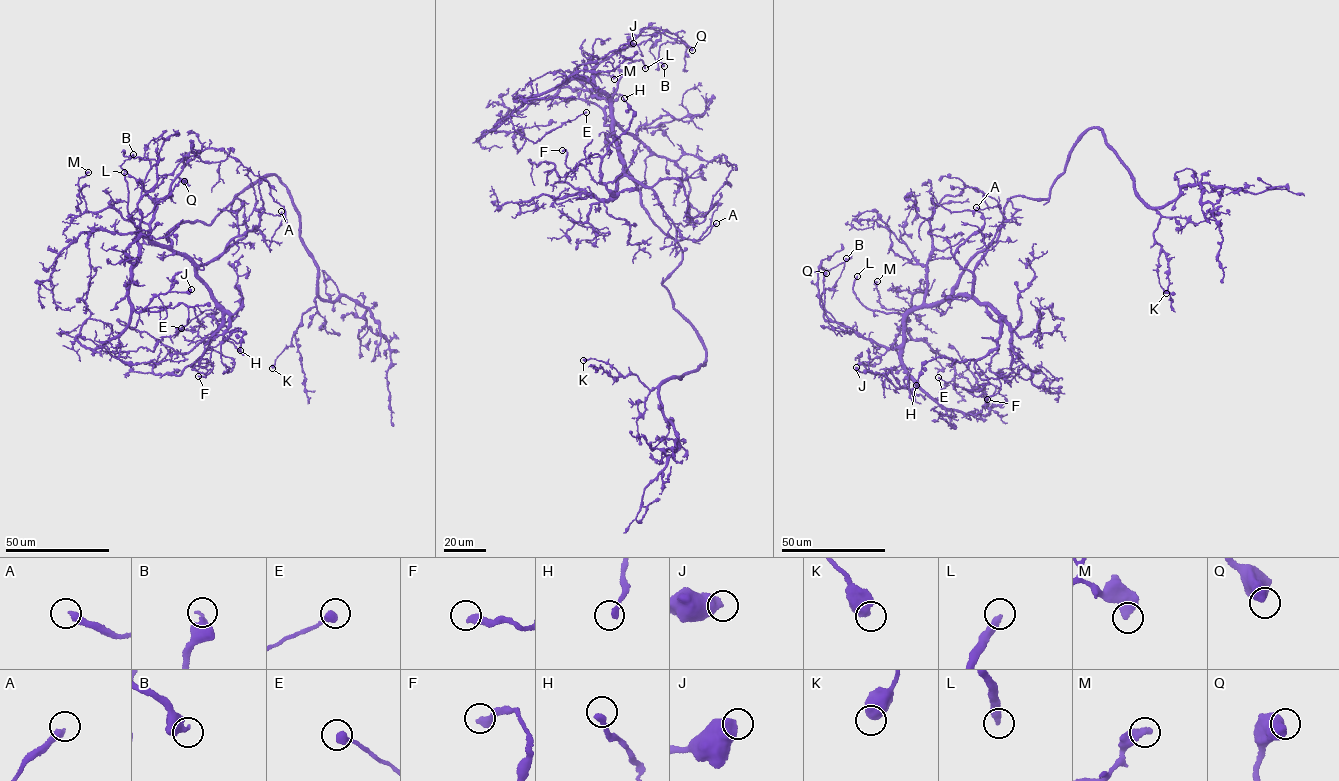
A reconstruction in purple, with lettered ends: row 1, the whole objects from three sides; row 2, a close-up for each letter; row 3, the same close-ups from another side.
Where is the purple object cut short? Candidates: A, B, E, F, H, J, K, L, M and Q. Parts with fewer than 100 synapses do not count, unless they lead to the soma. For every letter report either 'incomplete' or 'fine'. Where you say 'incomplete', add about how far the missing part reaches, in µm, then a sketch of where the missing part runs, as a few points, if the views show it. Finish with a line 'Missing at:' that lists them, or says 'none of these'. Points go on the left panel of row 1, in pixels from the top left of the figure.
A: fine
B: fine
E: fine
F: fine
H: fine
J: fine
K: fine
L: incomplete; missing 45 µm; course (124, 172), (115, 144), (109, 141), (120, 125), (134, 122)
M: fine
Q: fine
Missing at: L

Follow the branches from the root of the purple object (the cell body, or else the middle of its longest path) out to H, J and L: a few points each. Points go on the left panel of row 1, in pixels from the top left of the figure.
H: (240, 201), (209, 224), (184, 220), (168, 236), (229, 314), (223, 341), (243, 332), (240, 350)
J: (240, 201), (209, 224), (184, 220), (169, 246), (137, 236), (134, 309), (191, 289)
L: (240, 201), (236, 198), (209, 224), (184, 220), (170, 231), (166, 246), (137, 233), (127, 211), (124, 172)

